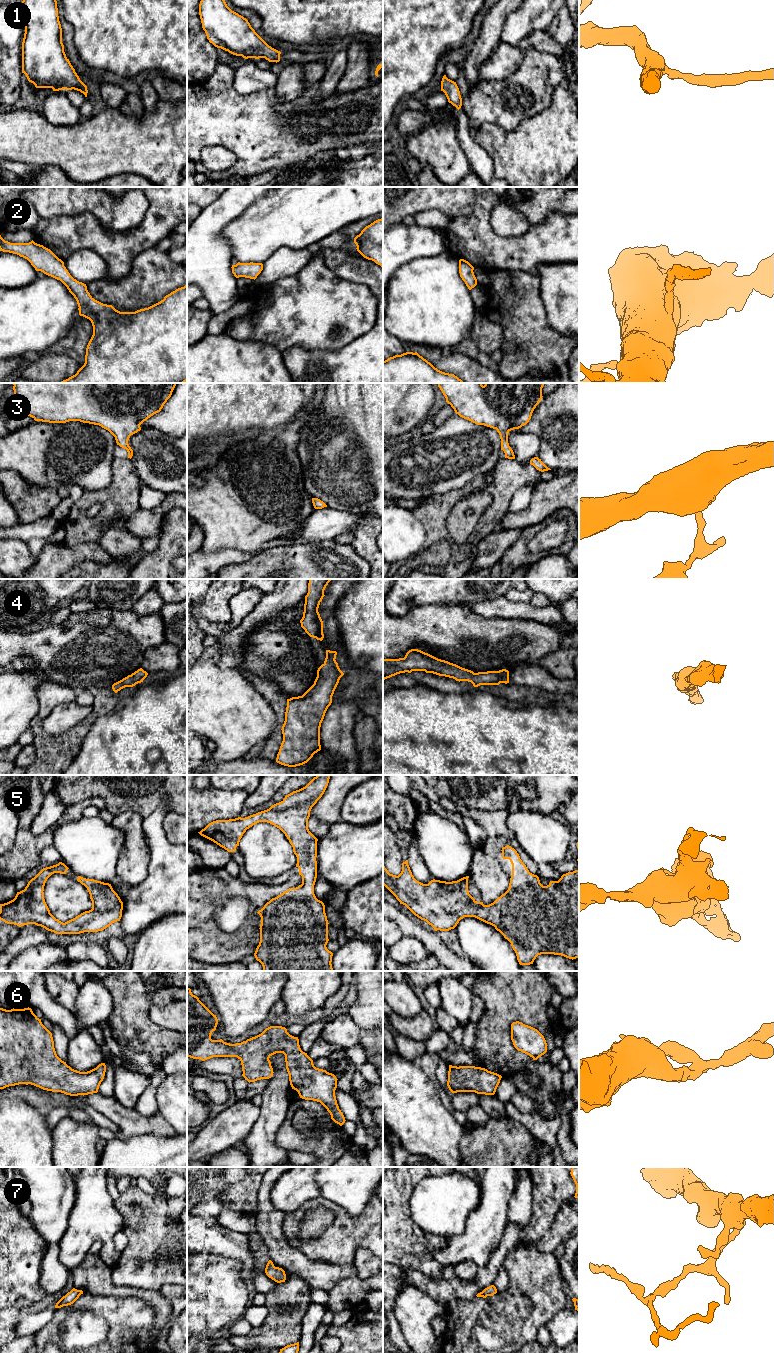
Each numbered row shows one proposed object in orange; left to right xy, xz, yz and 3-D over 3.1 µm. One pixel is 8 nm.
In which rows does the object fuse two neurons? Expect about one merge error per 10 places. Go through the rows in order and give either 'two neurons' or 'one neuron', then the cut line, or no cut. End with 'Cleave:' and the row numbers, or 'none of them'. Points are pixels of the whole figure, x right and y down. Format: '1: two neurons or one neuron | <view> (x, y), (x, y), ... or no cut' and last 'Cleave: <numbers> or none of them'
1: one neuron | no cut
2: one neuron | no cut
3: one neuron | no cut
4: one neuron | no cut
5: one neuron | no cut
6: one neuron | no cut
7: one neuron | no cut
Cleave: none of them

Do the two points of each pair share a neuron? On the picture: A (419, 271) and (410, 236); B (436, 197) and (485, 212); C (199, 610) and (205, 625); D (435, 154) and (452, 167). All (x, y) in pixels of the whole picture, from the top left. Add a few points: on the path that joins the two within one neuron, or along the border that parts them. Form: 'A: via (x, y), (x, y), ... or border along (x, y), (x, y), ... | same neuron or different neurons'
A: border along (439, 253), (414, 258), (396, 270) | different neurons
B: border along (475, 197), (468, 215), (452, 219) | different neurons
C: border along (197, 616), (212, 622), (225, 624) | different neurons
D: via (439, 154), (449, 163) | same neuron

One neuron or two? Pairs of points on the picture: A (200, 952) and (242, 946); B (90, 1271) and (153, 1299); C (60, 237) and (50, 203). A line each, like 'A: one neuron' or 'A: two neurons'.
A: one neuron
B: one neuron
C: two neurons

